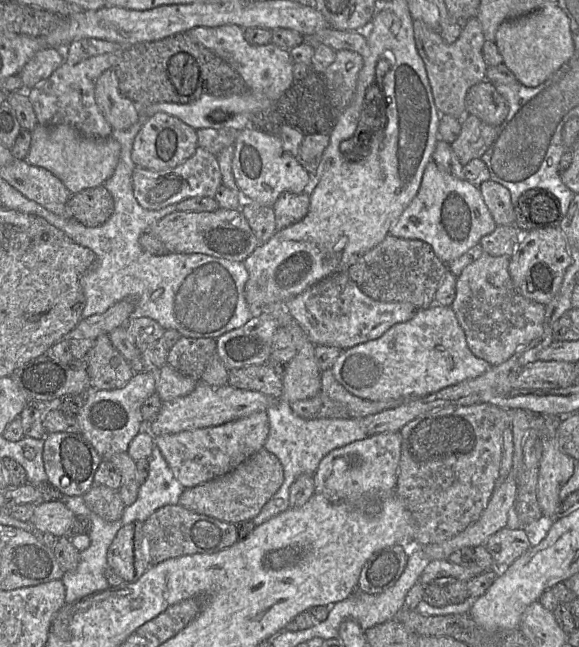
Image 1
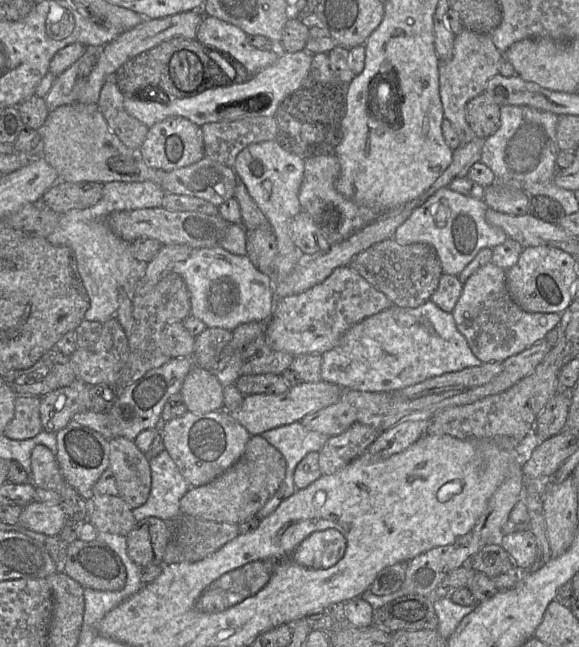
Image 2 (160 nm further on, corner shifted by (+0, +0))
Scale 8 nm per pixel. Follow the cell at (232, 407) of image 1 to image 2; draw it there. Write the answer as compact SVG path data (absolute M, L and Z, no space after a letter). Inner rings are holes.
M322 380L317 383L300 382L290 387L283 394L254 394L244 396L239 409L227 412L251 436L260 435L267 430L300 421L306 415L336 403L340 398L341 391L341 386Z

